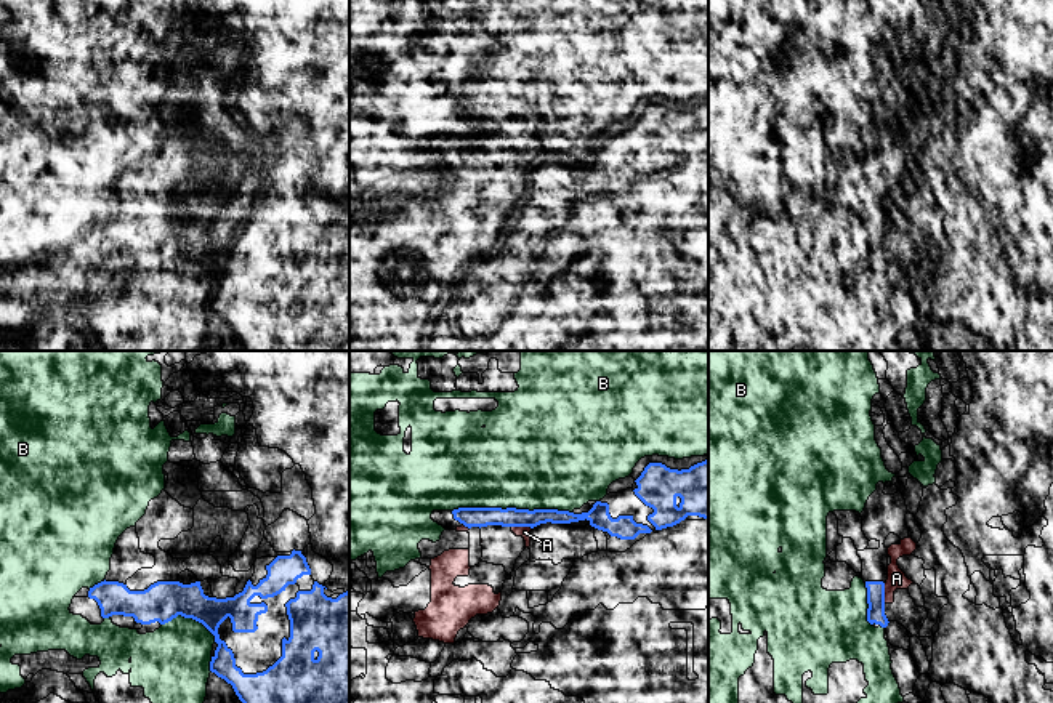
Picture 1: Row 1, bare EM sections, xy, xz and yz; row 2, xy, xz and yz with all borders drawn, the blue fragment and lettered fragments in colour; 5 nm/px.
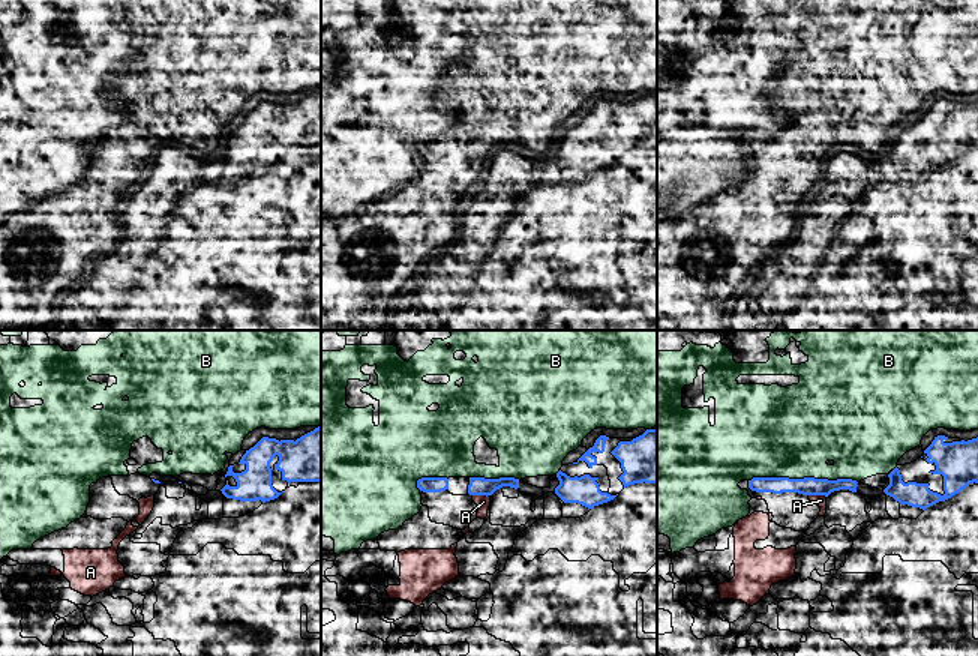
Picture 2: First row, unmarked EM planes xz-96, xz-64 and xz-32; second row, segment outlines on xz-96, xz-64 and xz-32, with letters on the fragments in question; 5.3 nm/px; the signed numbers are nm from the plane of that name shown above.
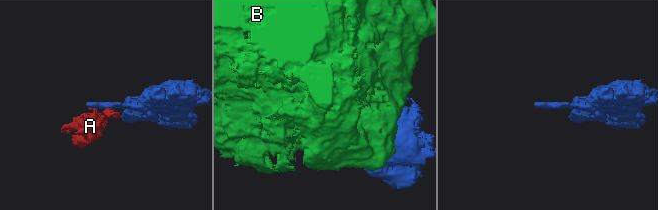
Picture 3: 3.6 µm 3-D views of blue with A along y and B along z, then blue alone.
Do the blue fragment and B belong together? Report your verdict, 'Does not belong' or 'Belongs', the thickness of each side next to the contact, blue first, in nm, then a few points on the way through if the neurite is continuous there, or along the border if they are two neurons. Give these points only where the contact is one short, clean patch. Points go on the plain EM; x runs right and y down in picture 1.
Does not belong. Thickness 100 nm (blue) against 480 nm

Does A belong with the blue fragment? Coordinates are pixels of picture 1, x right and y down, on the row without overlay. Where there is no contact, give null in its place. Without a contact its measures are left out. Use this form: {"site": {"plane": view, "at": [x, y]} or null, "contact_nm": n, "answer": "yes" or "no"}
{"site": {"plane": "xz", "at": [521, 167]}, "contact_nm": 110, "answer": "no"}

